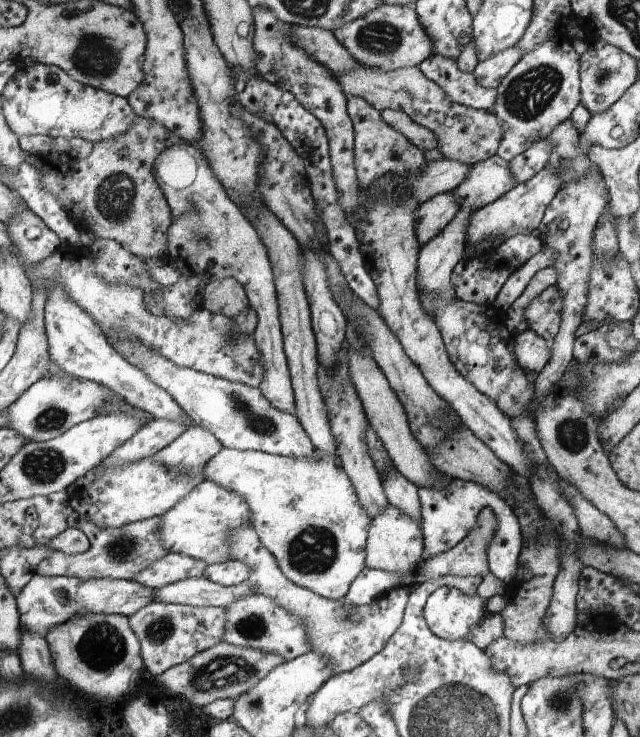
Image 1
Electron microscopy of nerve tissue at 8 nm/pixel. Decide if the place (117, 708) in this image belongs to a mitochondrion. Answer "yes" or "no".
no

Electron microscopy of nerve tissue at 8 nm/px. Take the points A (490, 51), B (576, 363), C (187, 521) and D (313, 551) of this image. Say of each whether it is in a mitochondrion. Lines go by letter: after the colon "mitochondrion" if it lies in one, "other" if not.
A: other
B: other
C: other
D: mitochondrion

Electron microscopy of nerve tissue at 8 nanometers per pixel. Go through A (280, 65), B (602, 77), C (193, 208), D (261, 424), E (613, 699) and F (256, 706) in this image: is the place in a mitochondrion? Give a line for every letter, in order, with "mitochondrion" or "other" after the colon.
A: other
B: mitochondrion
C: mitochondrion
D: mitochondrion
E: other
F: mitochondrion

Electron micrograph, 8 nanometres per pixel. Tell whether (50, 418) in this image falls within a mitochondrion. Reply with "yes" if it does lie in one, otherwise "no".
yes

